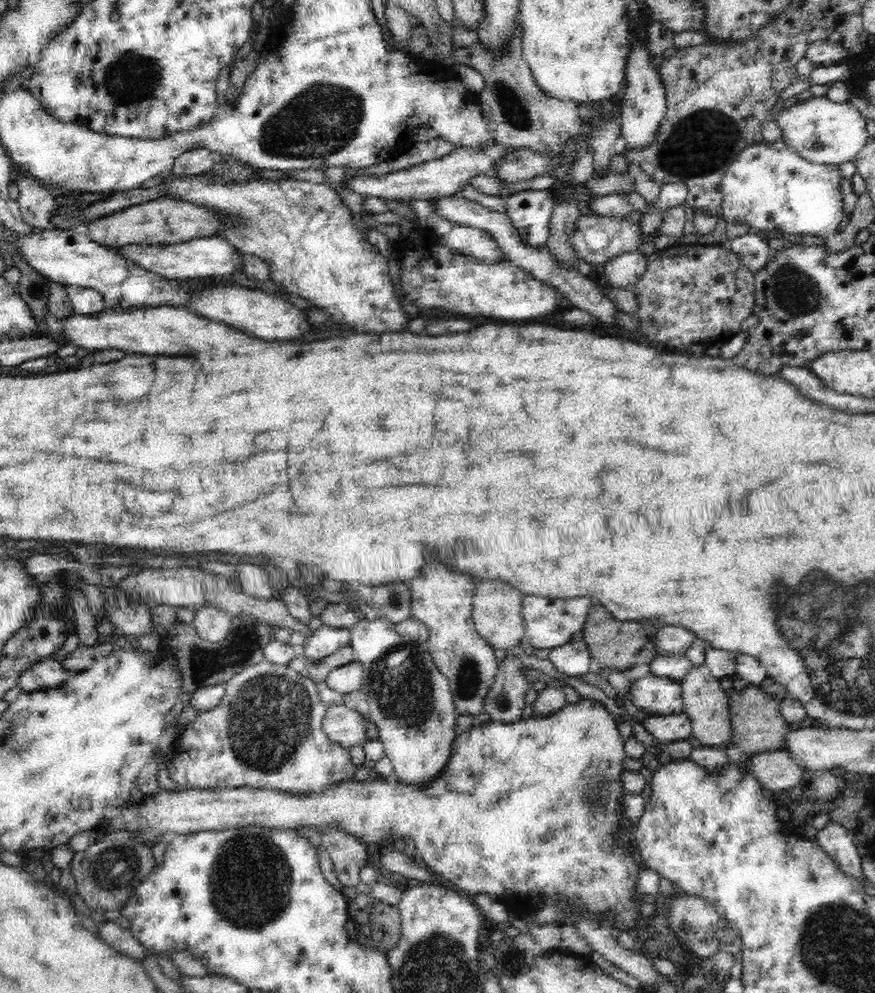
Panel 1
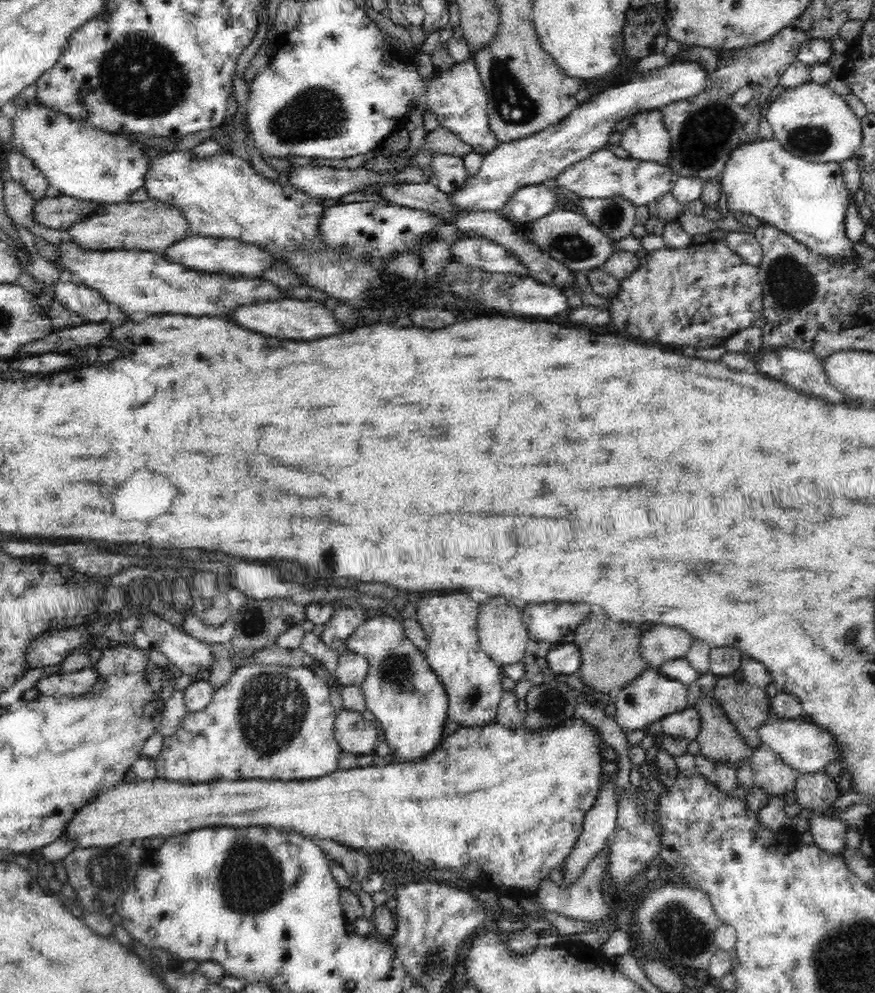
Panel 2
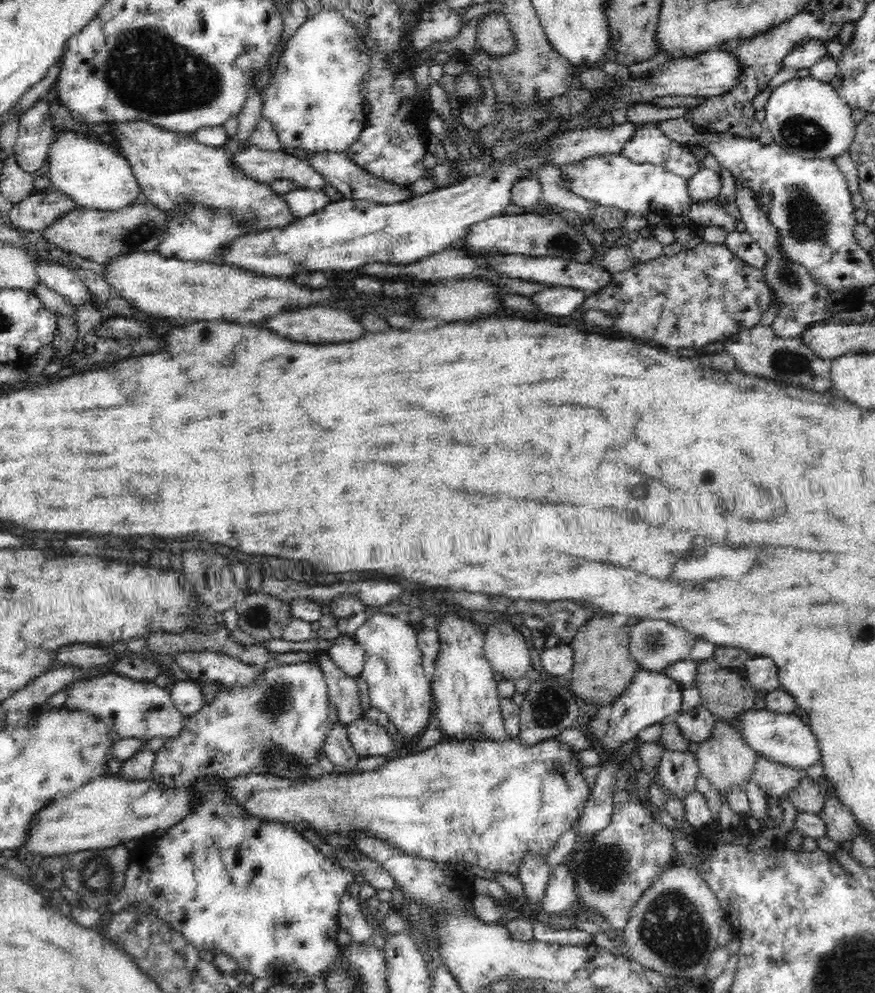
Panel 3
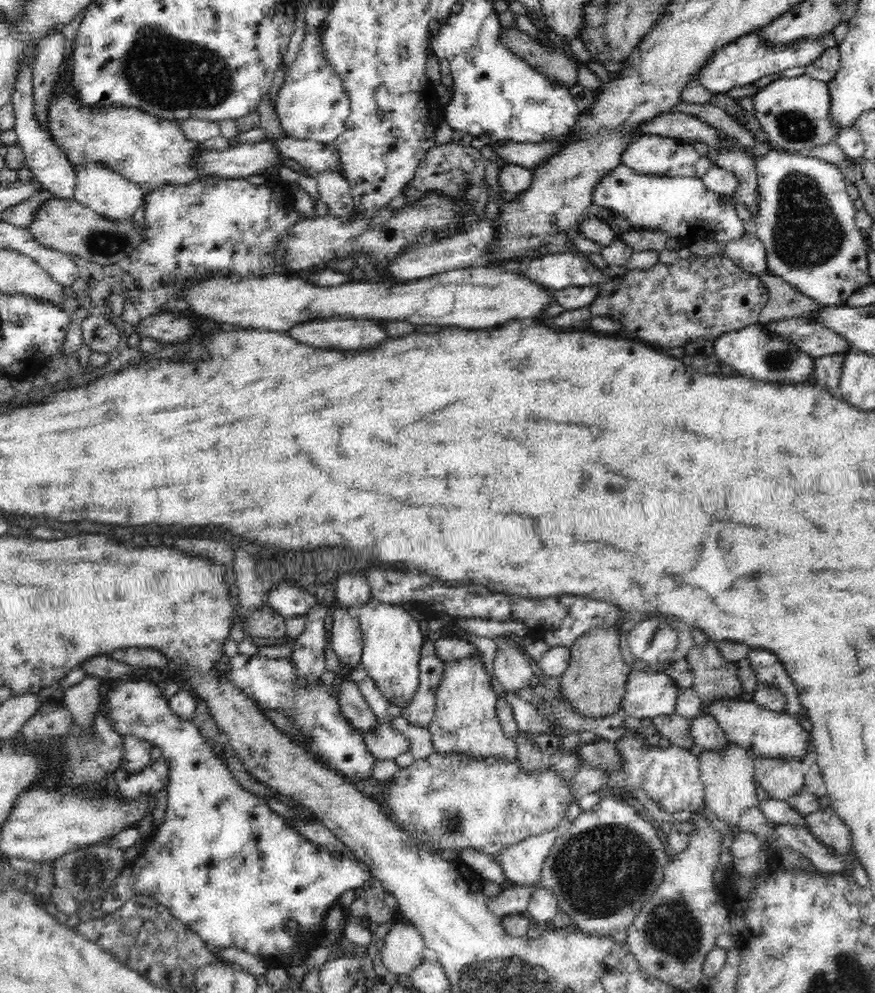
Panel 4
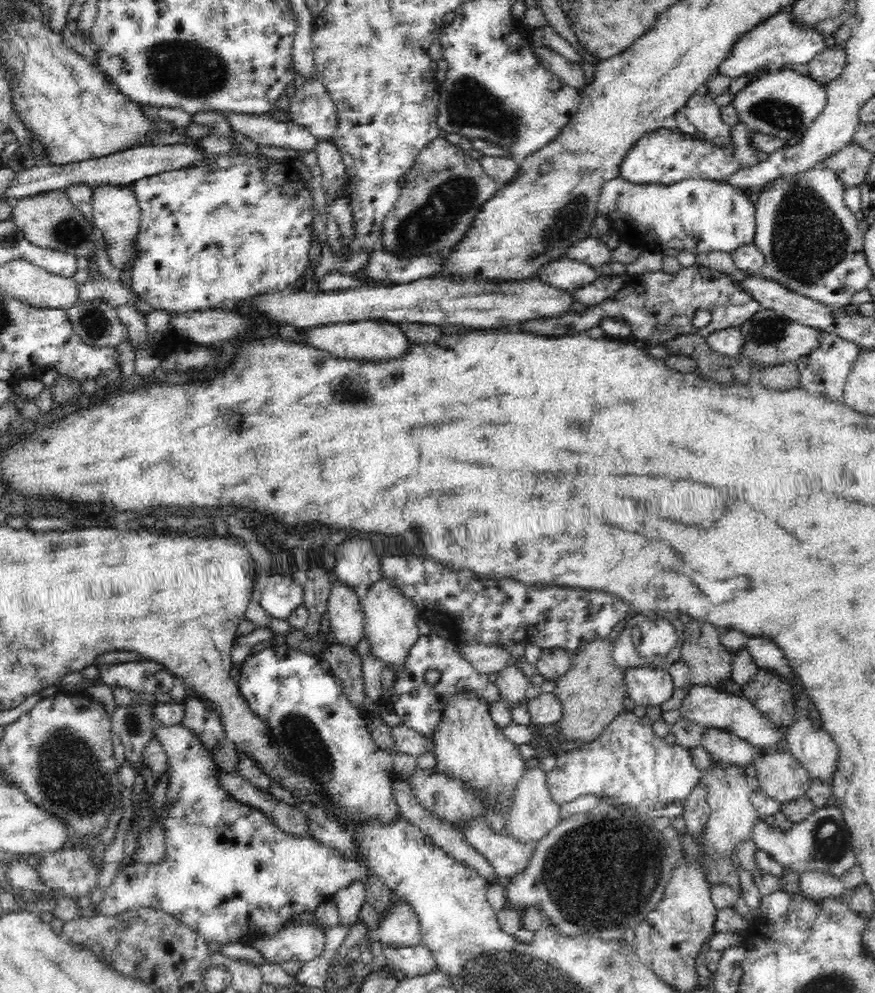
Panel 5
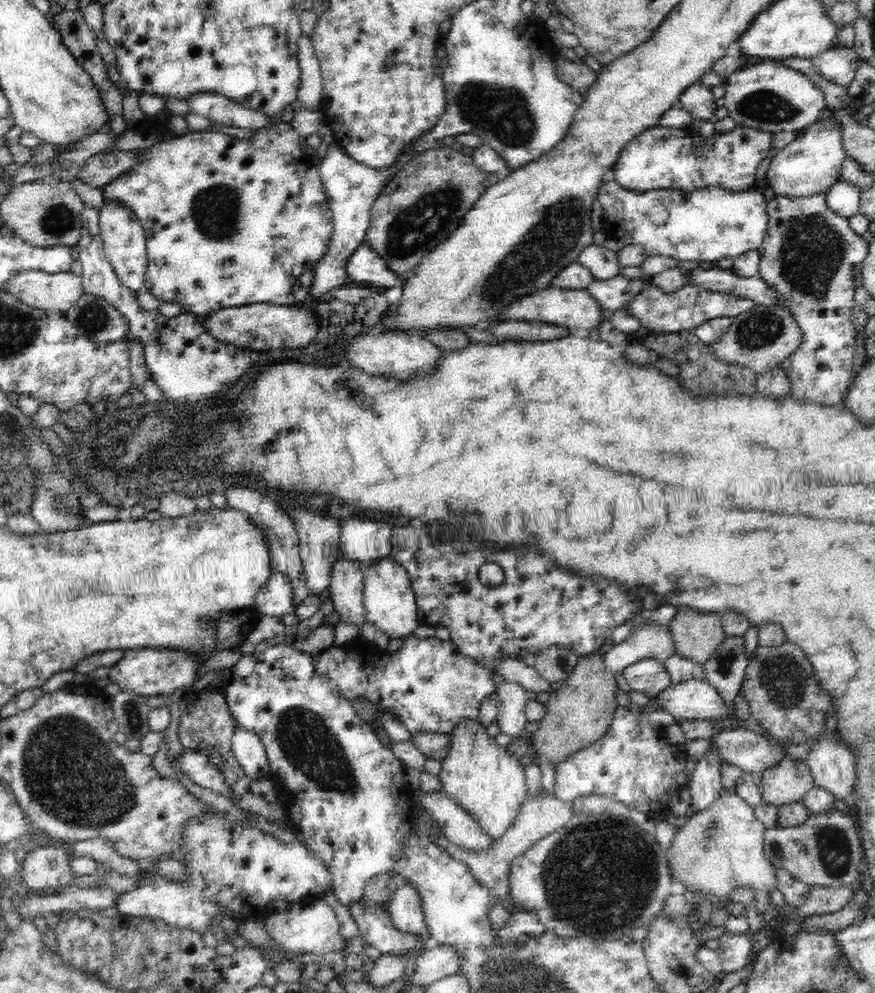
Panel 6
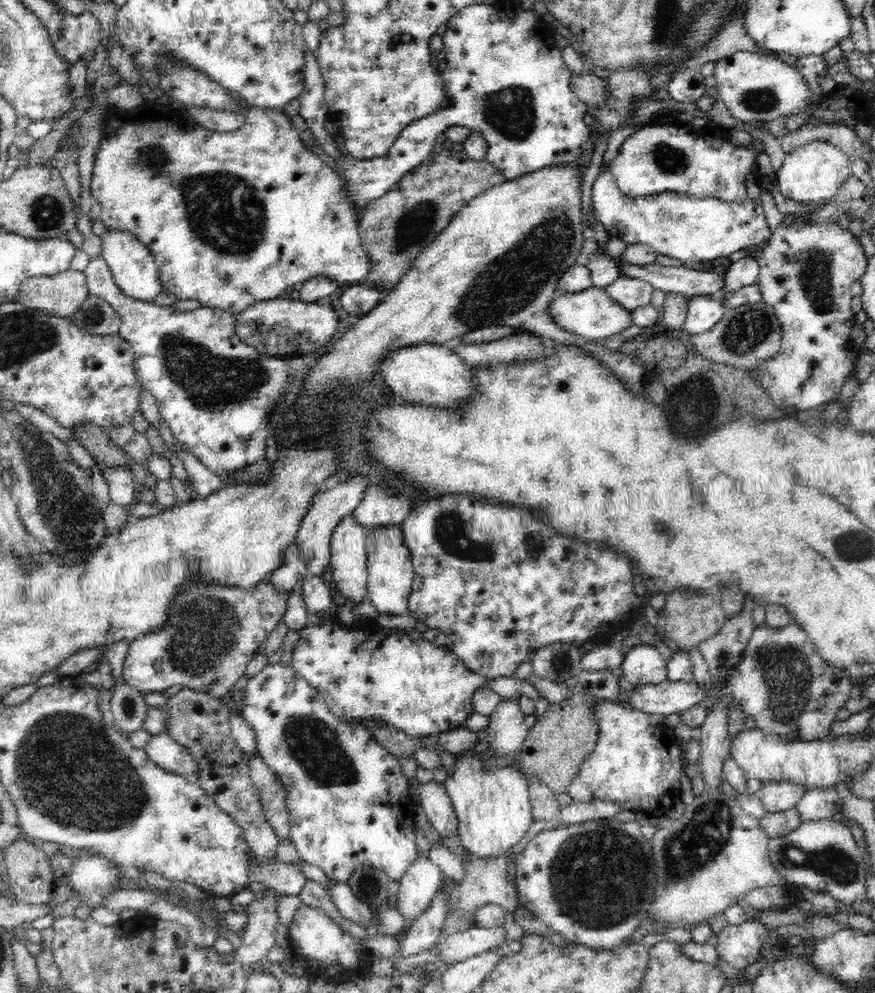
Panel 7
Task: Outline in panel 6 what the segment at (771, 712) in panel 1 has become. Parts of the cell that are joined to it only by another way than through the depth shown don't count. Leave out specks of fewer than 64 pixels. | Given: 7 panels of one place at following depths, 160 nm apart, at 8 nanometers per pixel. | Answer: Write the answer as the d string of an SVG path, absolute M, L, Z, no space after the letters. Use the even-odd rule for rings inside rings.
M688 607L676 608L676 614L667 626L673 636L675 652L695 664L706 665L727 637L721 615L701 614Z

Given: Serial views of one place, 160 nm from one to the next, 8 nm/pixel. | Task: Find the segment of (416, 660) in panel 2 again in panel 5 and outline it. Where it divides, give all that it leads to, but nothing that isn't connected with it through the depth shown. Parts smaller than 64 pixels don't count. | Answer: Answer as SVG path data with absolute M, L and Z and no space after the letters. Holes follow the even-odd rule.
M380 578L369 588L366 596L360 600L364 613L364 638L372 646L372 654L378 656L384 664L394 666L394 670L406 670L406 658L421 635L418 631L418 607L408 597L399 594L384 578Z

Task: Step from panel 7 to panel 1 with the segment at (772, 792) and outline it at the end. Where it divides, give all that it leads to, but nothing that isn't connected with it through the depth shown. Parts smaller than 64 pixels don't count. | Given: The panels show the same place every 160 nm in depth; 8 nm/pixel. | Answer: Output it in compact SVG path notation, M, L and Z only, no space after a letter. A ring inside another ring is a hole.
M787 750L766 751L749 757L748 771L766 791L788 791L801 785L804 772Z

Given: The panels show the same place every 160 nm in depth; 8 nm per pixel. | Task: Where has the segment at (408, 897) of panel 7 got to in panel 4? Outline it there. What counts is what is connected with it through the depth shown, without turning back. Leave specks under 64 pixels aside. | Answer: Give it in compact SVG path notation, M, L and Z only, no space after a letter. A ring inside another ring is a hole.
M403 919L388 923L383 929L381 961L396 976L410 976L424 960L424 939L411 923Z

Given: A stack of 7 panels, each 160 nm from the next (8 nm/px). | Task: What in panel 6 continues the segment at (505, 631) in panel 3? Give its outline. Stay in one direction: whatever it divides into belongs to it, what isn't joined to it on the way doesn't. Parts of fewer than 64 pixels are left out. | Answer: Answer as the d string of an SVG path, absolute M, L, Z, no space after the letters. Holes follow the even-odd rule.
M504 680L500 682L500 686L495 687L495 693L499 702L495 721L500 733L519 737L528 722L525 715L525 704L529 701L530 696L527 690L519 684Z

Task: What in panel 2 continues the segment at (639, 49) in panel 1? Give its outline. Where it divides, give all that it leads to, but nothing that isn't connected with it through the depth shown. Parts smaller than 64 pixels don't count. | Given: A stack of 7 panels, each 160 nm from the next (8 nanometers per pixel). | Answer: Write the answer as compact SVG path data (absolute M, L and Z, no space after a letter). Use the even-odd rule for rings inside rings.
M642 110L640 113L633 114L628 128L622 131L620 145L628 152L632 159L657 162L665 165L669 157L669 134L663 121L662 110Z

